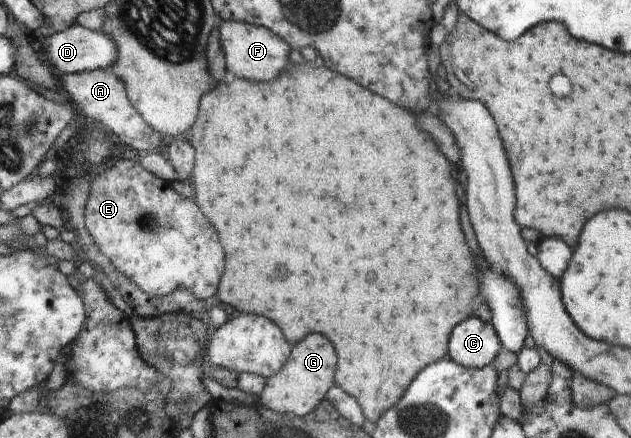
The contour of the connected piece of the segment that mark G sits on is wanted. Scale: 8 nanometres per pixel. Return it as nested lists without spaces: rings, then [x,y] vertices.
[[[312,333],[310,337],[306,337],[306,341],[294,344],[293,355],[276,376],[268,378],[265,391],[258,395],[258,403],[274,412],[308,416],[324,400],[326,391],[334,385],[334,373],[336,353],[330,341],[318,333]]]

